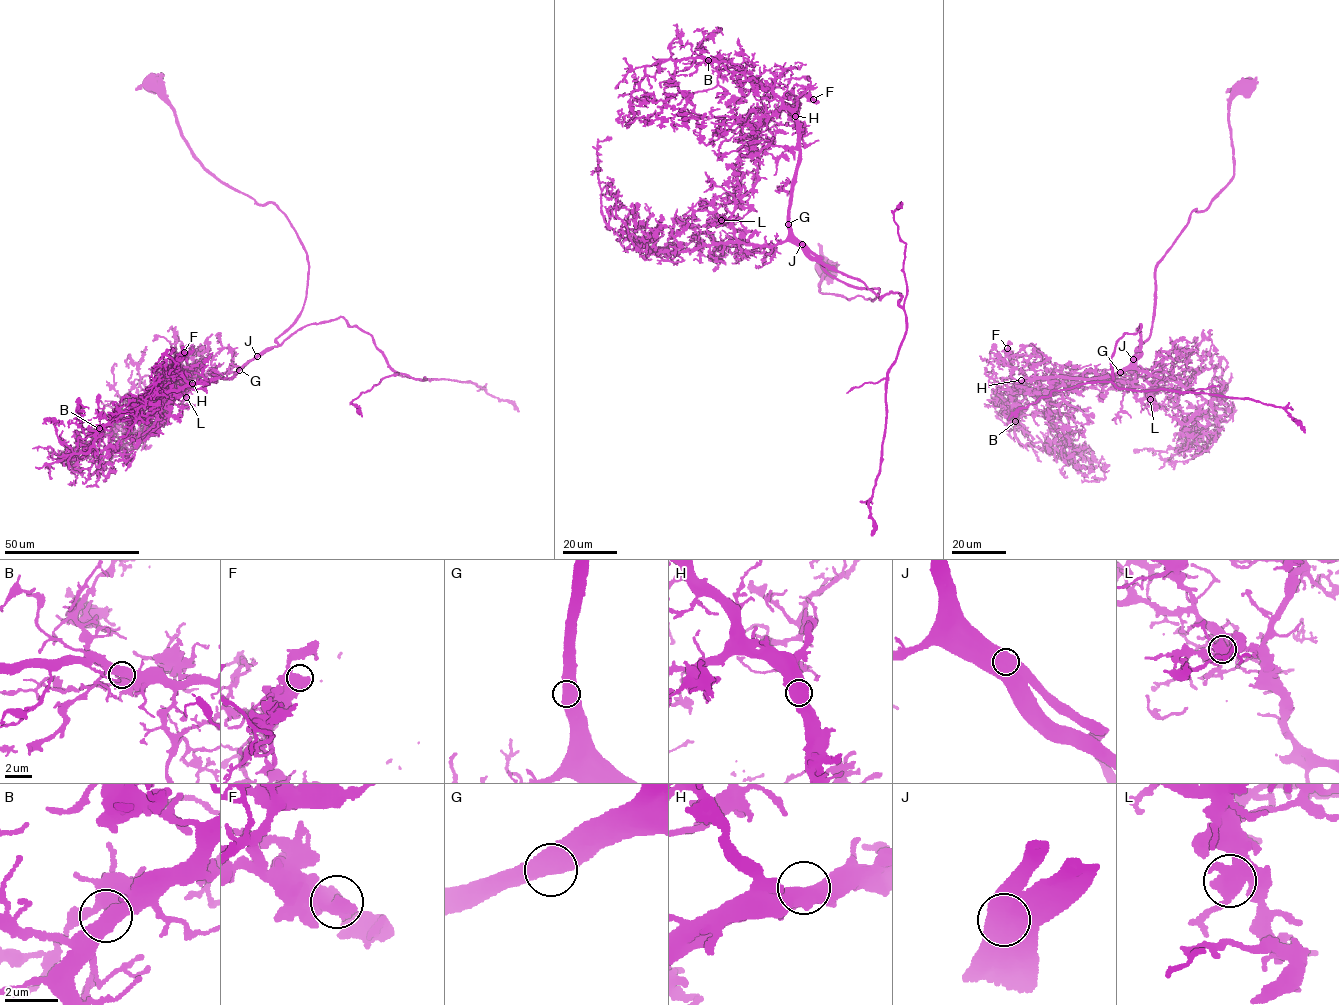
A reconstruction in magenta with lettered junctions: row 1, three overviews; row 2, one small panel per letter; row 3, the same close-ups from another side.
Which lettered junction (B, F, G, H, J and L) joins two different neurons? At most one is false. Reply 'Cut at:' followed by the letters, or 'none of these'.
Cut at: none of these

